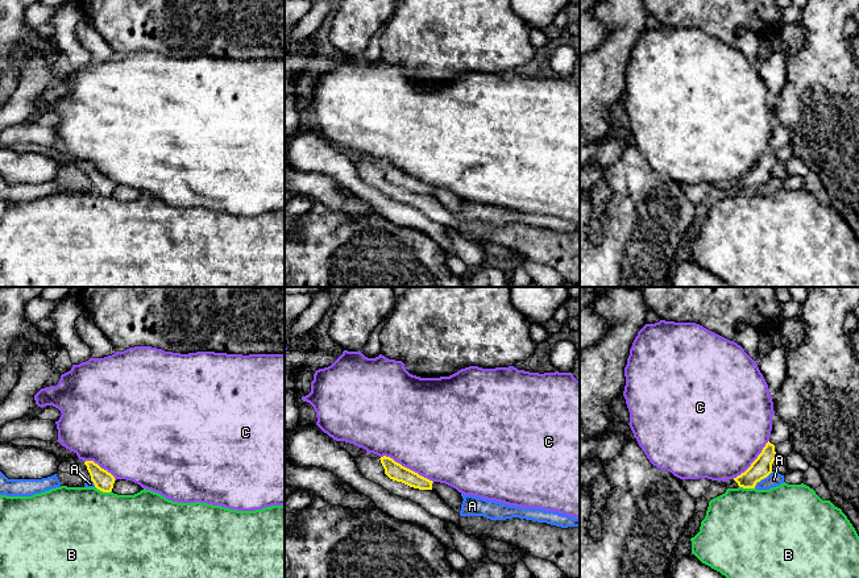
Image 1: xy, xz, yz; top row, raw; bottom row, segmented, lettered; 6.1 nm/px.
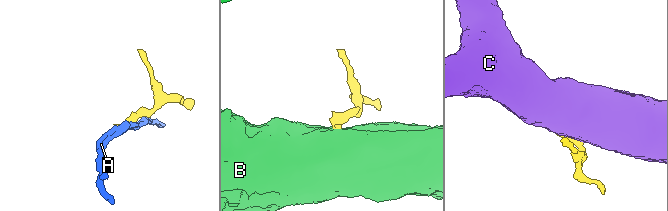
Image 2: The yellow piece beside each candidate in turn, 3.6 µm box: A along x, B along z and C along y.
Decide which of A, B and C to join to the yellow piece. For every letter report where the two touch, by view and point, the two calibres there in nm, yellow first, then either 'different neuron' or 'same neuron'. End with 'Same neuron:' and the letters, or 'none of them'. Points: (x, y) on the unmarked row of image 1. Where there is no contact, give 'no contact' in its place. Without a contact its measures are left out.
A: yz (762, 183) | 120/90 nm | different neuron
B: xy (103, 196) | 120/500 nm | different neuron
C: xz (406, 173) | 110/500 nm | different neuron
Same neuron: none of them

